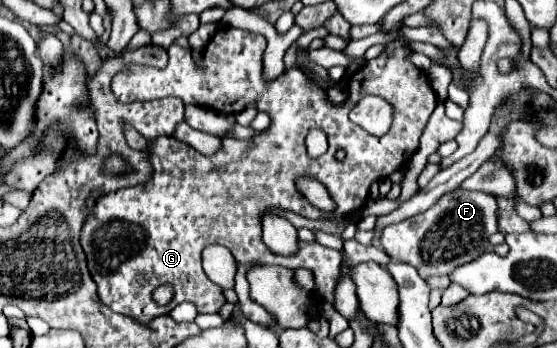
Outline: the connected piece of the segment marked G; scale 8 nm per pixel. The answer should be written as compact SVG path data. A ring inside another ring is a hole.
M222 27L206 45L200 61L192 57L190 49L174 43L168 47L168 67L154 69L134 63L114 75L110 89L120 103L178 97L186 105L196 103L223 114L236 114L254 101L260 111L270 115L272 123L249 140L223 138L222 147L212 155L202 155L176 137L160 137L150 149L154 167L150 183L96 199L82 229L80 243L98 285L98 295L112 311L128 315L140 325L148 325L184 301L192 301L200 313L218 313L226 299L222 287L212 283L202 271L200 255L208 245L228 247L238 265L278 265L294 271L304 267L314 275L314 295L328 303L334 301L342 253L320 243L300 241L300 251L294 257L278 256L262 243L262 217L274 209L294 211L308 219L322 217L322 211L298 193L294 181L300 175L316 177L328 187L338 205L336 215L358 211L368 199L370 185L406 167L416 153L420 135L436 109L436 95L426 75L402 53L386 53L360 67L354 73L352 95L344 103L334 105L326 91L312 85L300 69L292 69L276 81L264 83L264 49L266 39L262 35ZM364 95L380 95L394 107L394 121L382 137L366 133L348 119L350 109ZM314 127L328 135L328 151L318 159L310 159L304 147L306 133ZM338 147L346 151L346 163L334 159ZM320 281L326 281L324 293L320 293ZM158 285L172 285L174 297L170 305L160 307L152 299Z

